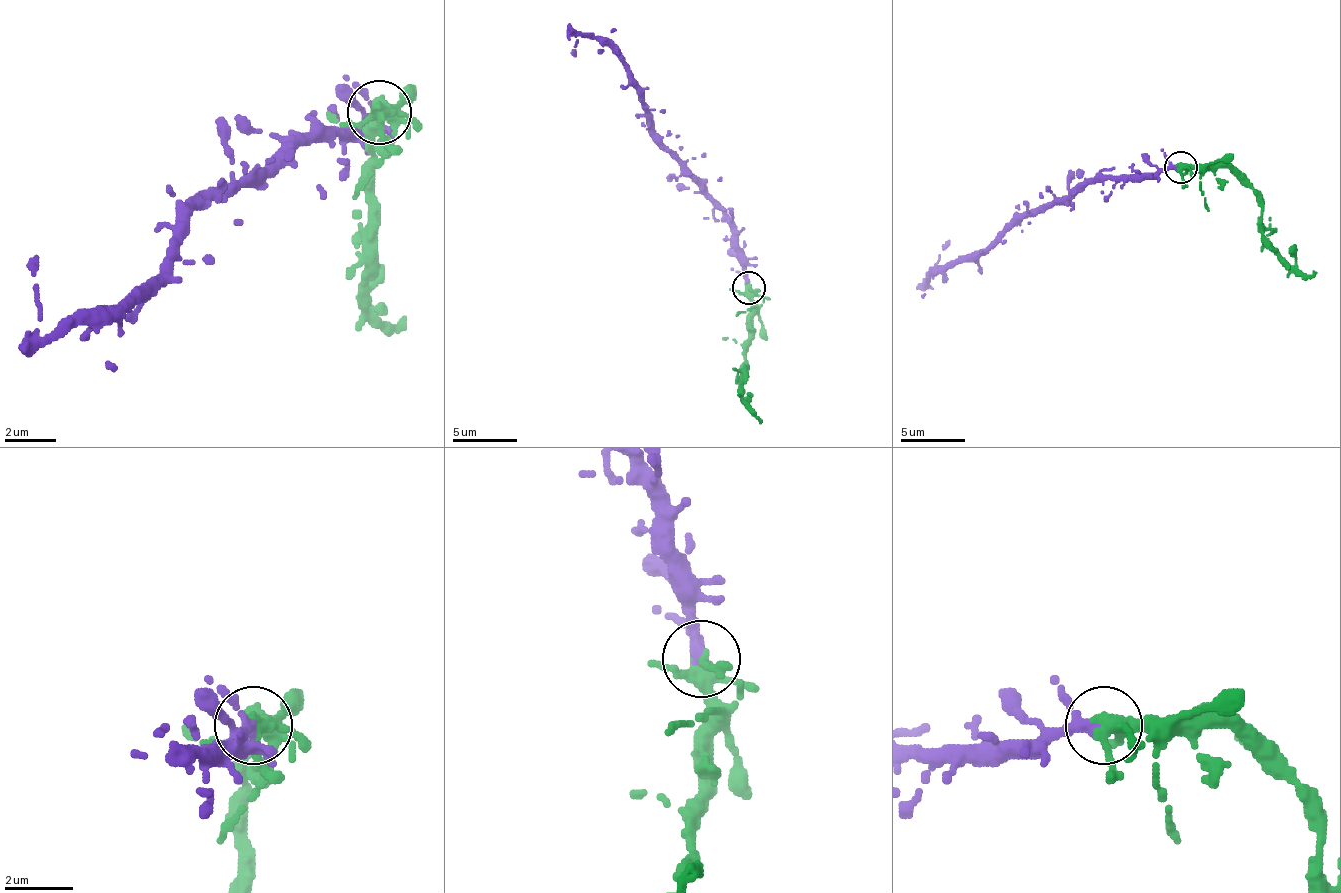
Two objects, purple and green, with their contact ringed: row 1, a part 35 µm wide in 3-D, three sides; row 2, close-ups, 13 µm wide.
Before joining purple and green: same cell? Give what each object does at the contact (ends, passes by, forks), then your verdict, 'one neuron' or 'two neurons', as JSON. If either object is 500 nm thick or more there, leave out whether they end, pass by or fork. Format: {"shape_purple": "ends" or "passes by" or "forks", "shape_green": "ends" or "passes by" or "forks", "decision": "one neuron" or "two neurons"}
{"shape_purple": "passes by", "shape_green": "forks", "decision": "one neuron"}

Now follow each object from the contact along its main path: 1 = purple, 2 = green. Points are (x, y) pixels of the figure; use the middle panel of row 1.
1: (749, 285), (737, 227), (652, 126), (652, 113), (636, 91), (630, 68), (607, 45), (578, 36), (575, 55)
2: (749, 288), (753, 334), (743, 385), (743, 405), (762, 421)

